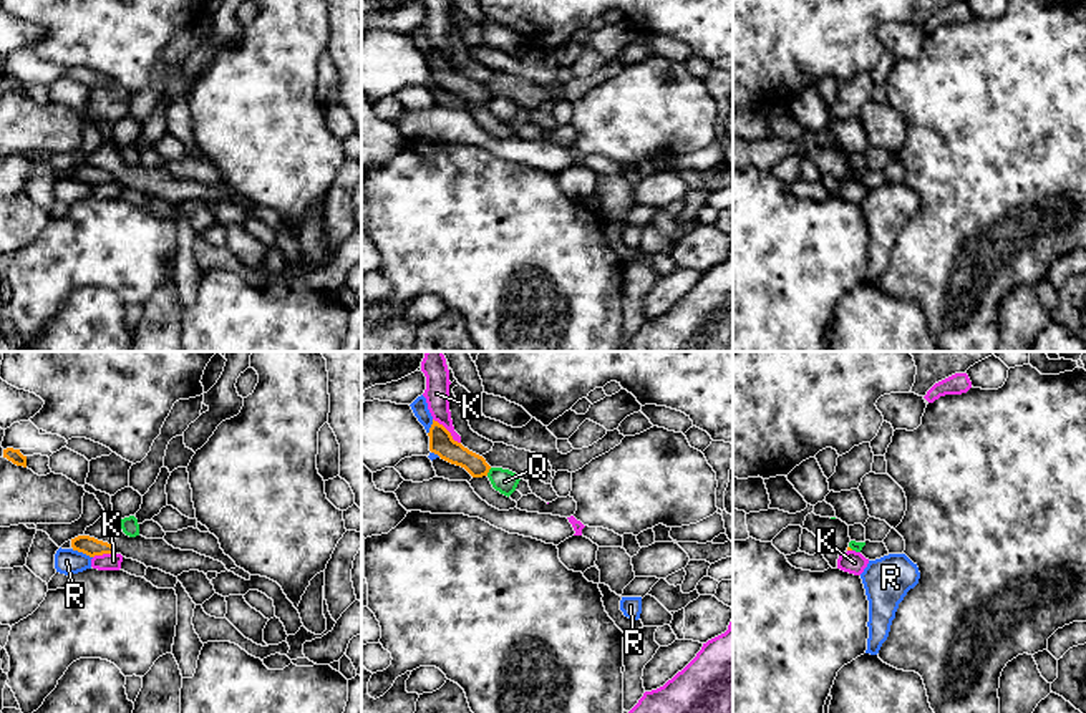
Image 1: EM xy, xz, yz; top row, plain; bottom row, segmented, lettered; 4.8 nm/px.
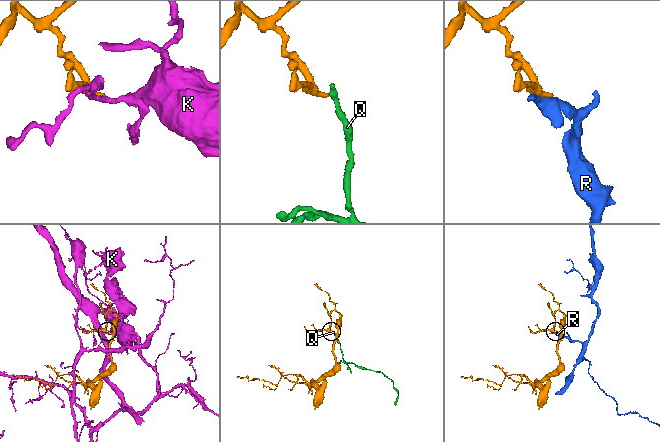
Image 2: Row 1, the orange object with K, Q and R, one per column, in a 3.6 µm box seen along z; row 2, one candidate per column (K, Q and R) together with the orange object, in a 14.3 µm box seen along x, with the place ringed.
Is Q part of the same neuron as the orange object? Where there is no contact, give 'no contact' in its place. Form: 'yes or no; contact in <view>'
no; contact in xz

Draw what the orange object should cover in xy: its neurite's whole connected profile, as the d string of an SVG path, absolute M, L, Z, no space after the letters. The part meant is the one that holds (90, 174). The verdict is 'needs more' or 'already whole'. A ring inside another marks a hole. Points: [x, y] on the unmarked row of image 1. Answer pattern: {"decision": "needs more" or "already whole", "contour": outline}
{"decision": "already whole", "contour": "M78 164L78 166L71 167L71 176L73 176L73 179L83 181L90 186L114 181L114 176L111 172L98 169L90 164Z"}

